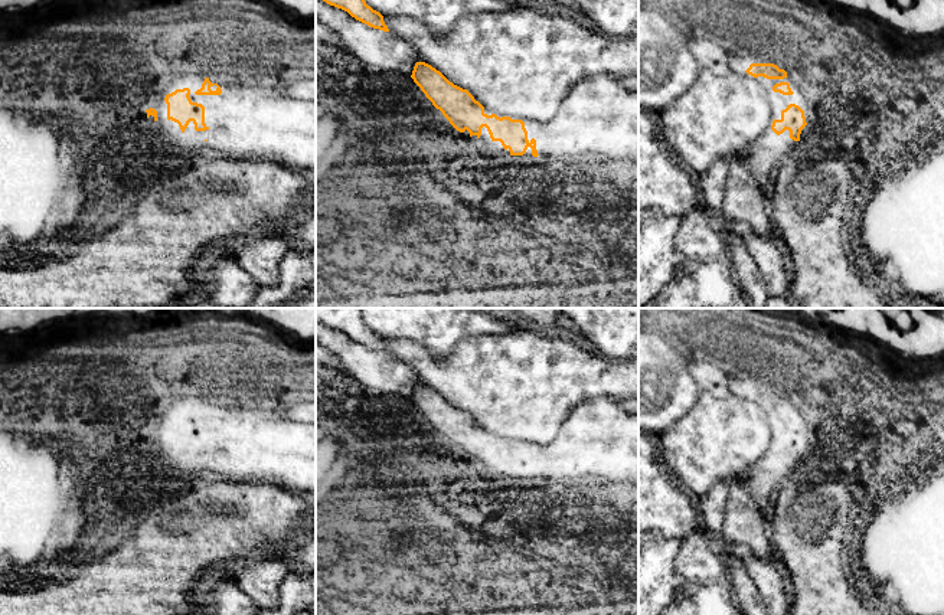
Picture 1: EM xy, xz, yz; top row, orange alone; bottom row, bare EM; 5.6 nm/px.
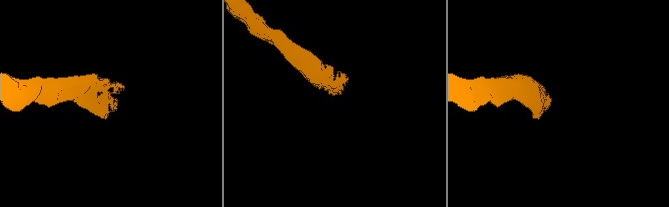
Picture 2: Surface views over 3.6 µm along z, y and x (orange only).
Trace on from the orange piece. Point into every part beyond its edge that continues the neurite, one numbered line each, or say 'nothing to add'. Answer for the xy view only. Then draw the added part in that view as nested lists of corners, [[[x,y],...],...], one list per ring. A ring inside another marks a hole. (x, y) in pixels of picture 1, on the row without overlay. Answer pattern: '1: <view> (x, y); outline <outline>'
1: xy (257, 448); outline [[[205,398],[179,399],[157,415],[157,449],[163,464],[169,464],[182,471],[190,482],[199,482],[208,478],[228,480],[233,482],[275,484],[291,493],[316,497],[316,425],[295,423],[287,419],[272,418],[261,410],[242,408],[219,408],[221,418],[196,418],[202,410]],[[176,412],[190,412],[192,425],[205,429],[206,454],[196,454],[193,444],[184,454],[179,446],[167,442],[167,416]]]

